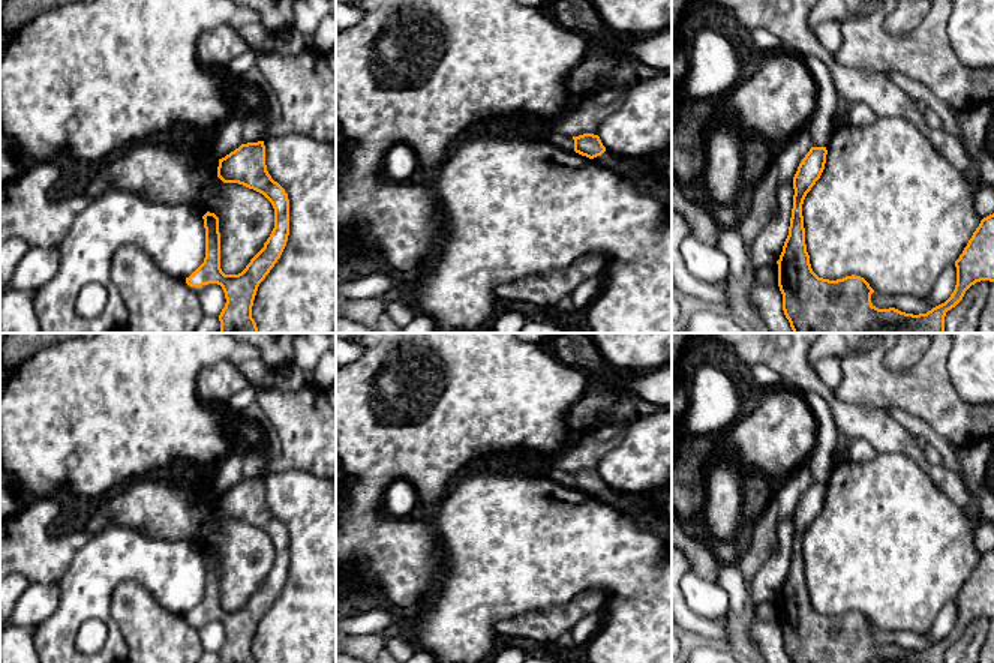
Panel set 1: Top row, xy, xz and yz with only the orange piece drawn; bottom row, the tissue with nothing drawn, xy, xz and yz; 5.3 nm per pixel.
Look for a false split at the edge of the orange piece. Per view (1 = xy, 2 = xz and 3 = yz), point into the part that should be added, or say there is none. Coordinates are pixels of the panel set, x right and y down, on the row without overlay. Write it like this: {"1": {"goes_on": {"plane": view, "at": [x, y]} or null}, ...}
{"1": {"goes_on": null}, "2": {"goes_on": null}, "3": {"goes_on": null}}

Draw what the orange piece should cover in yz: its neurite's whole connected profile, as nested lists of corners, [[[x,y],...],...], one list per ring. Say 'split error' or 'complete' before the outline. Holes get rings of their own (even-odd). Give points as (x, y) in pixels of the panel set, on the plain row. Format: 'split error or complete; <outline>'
complete; [[[811,483],[793,513],[789,572],[777,597],[783,646],[790,663],[945,663],[946,648],[963,636],[972,621],[994,618],[994,549],[981,556],[955,597],[957,621],[951,633],[927,650],[876,644],[871,639],[874,626],[861,612],[819,614],[807,588],[802,540],[825,506],[826,490],[826,483]]]

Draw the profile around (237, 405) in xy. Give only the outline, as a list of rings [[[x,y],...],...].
[[[247,386],[244,390],[234,394],[223,406],[226,417],[234,420],[238,416],[244,416],[247,406],[255,402],[256,394],[262,390],[264,387],[259,386]]]

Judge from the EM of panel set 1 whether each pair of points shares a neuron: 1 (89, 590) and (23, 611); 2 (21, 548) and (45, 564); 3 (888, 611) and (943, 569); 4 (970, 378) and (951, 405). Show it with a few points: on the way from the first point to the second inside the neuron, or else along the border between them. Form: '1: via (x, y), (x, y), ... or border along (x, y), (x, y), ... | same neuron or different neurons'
1: border along (57, 582), (59, 606), (36, 626) | different neurons
2: via (27, 548), (39, 558) | same neuron
3: via (901, 597), (930, 569) | same neuron
4: border along (946, 362), (954, 390), (963, 399), (978, 404) | different neurons

